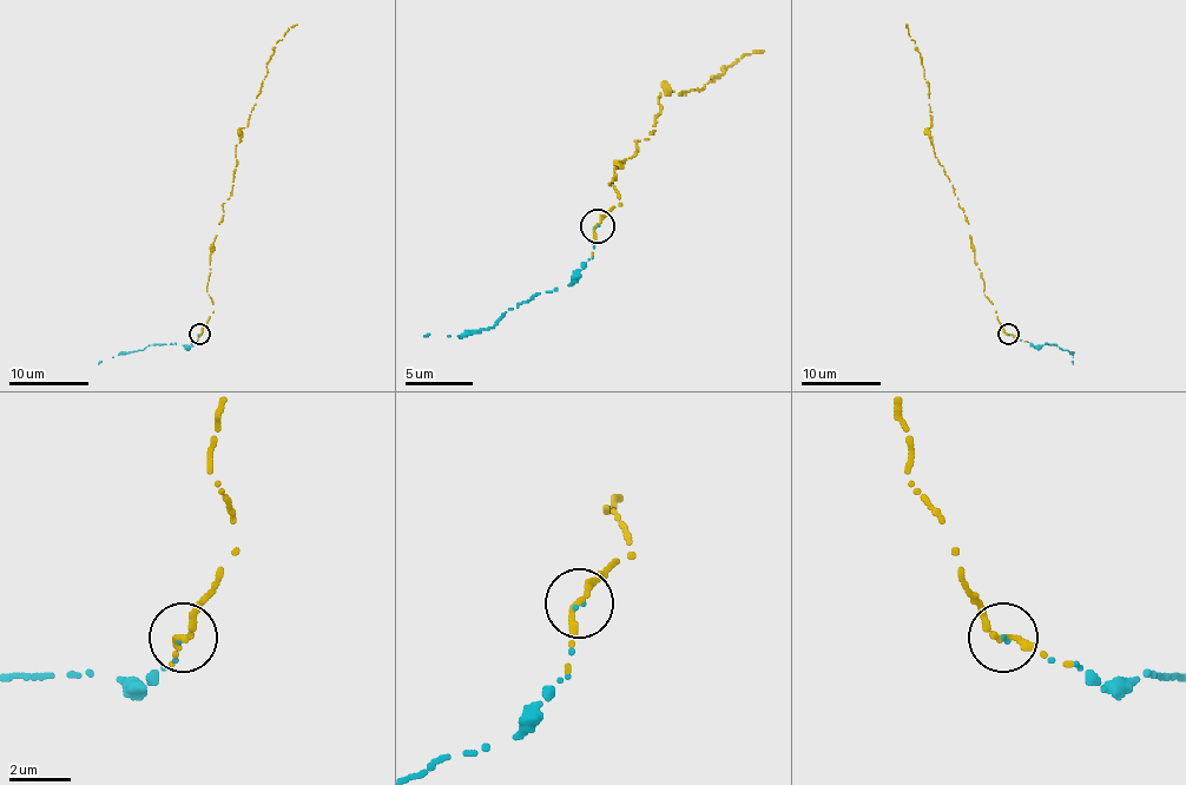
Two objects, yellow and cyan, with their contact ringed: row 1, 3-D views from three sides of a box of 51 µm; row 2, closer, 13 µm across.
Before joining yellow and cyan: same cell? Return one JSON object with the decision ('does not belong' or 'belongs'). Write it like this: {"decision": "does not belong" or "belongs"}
{"decision": "belongs"}

